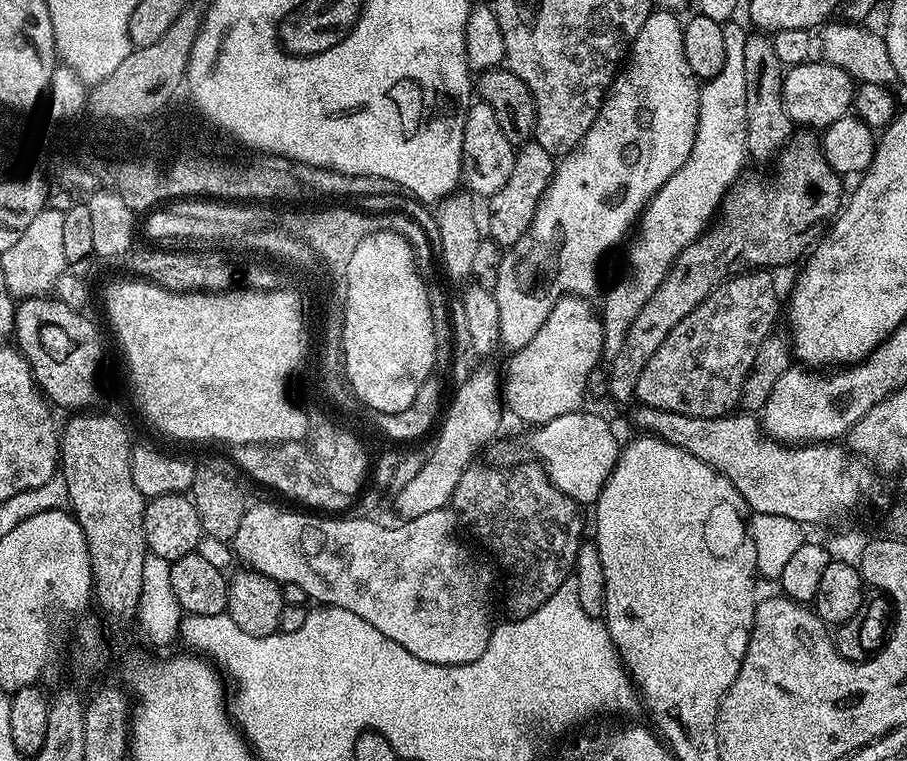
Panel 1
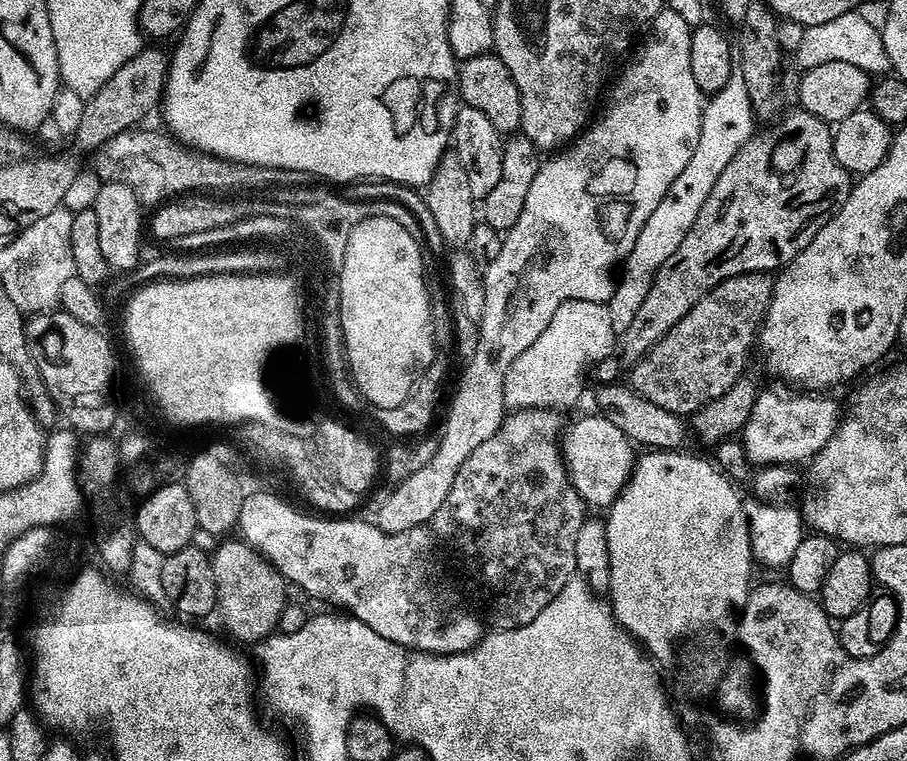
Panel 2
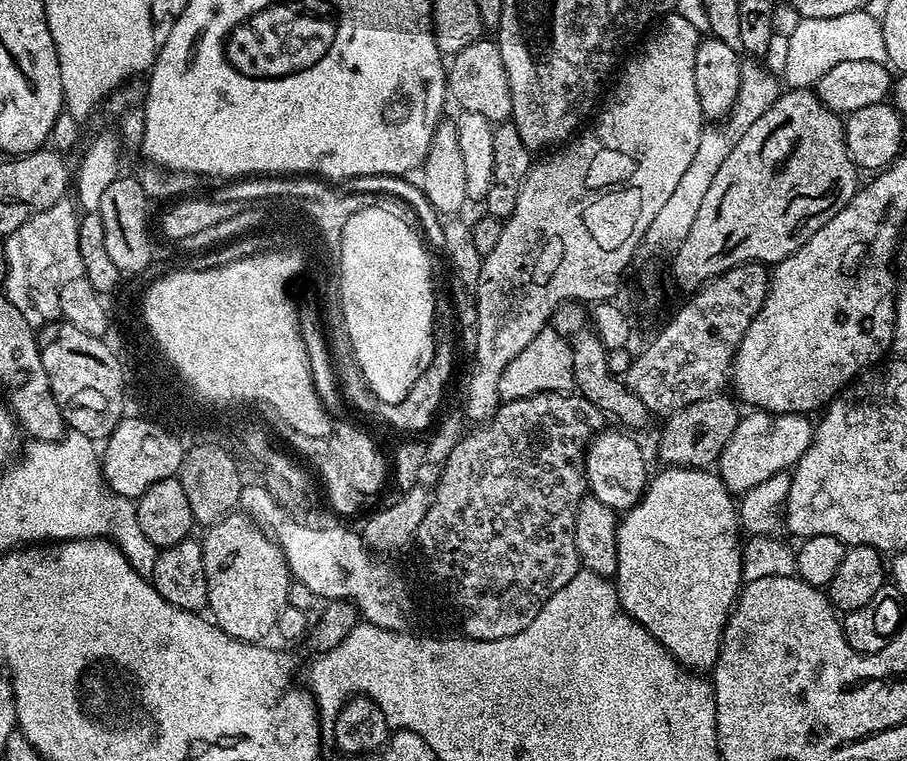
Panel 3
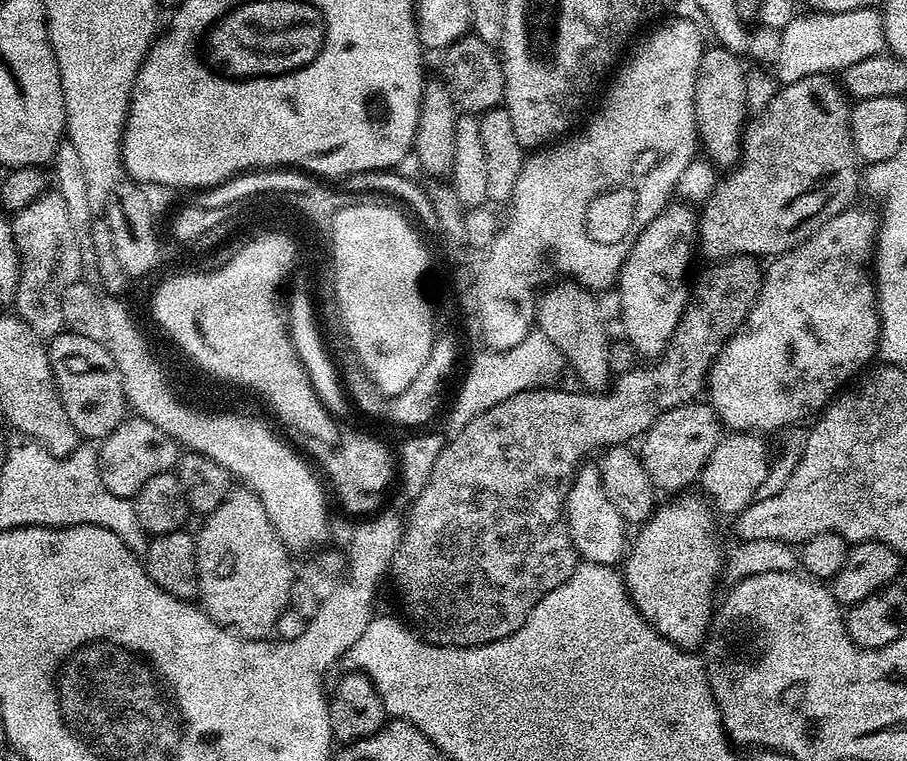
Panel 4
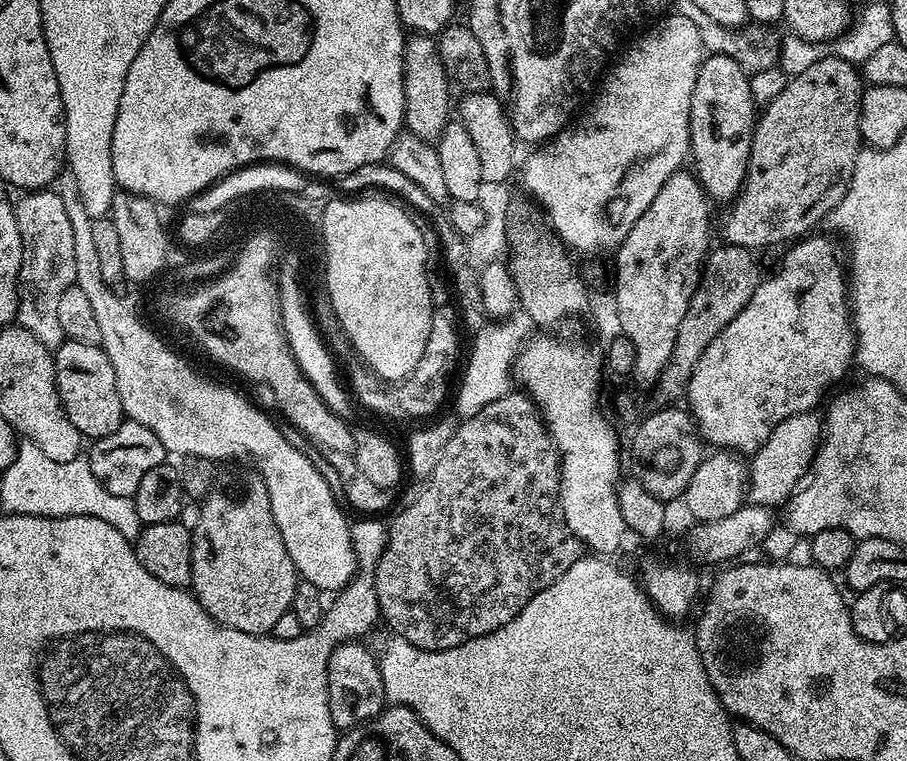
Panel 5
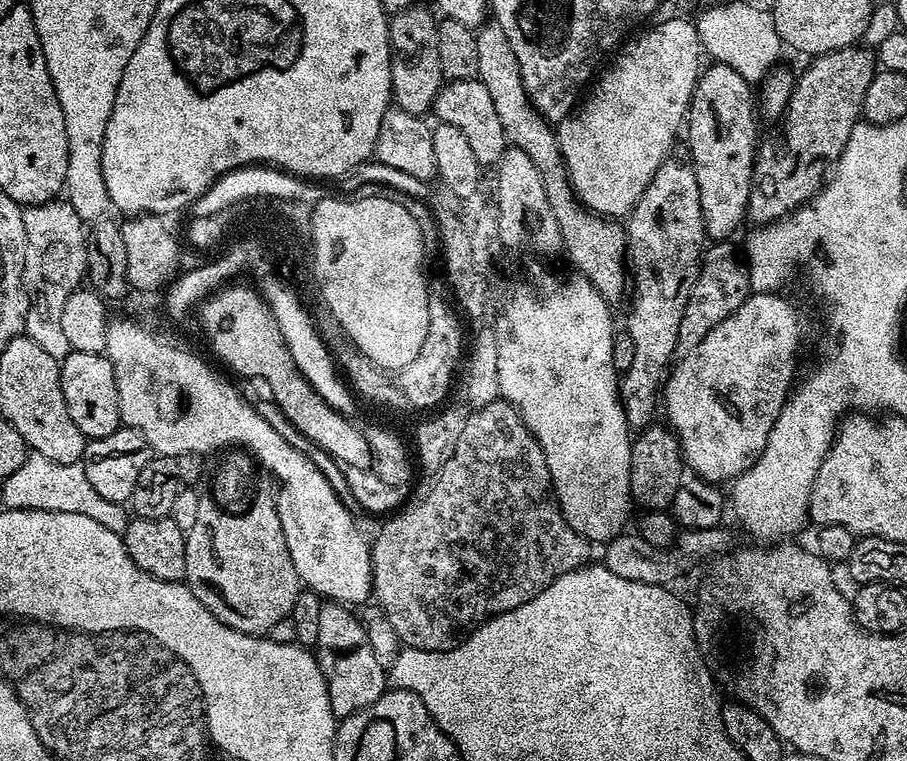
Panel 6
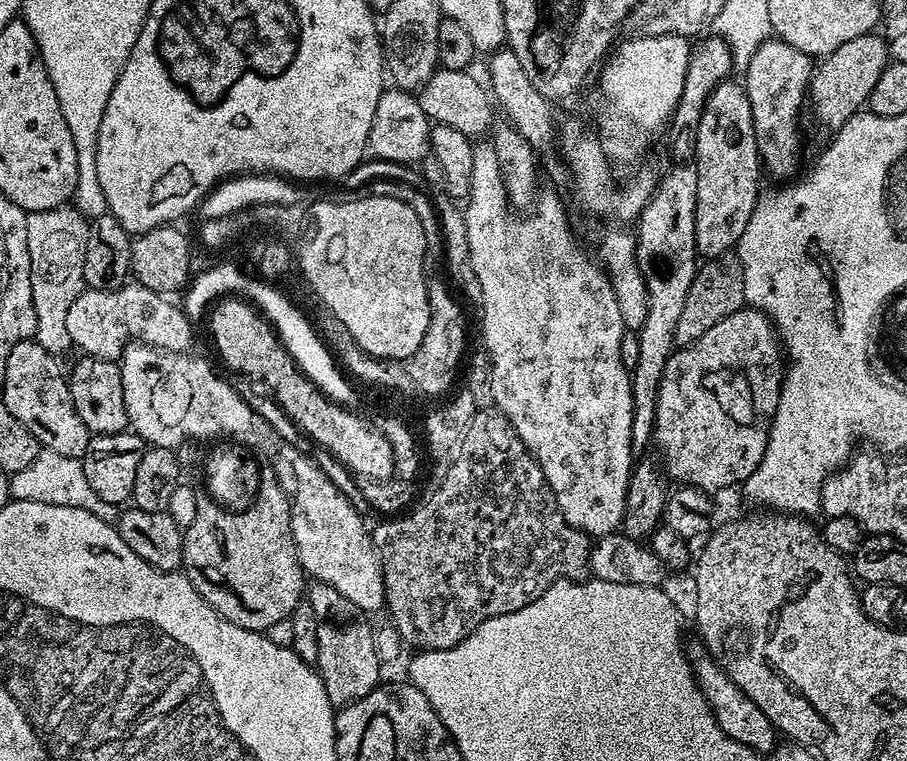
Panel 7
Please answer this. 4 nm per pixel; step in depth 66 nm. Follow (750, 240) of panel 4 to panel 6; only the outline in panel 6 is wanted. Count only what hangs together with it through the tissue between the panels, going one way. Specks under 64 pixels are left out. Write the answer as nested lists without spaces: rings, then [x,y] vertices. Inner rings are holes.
[[[853,46],[822,54],[809,64],[812,65],[801,76],[795,77],[792,97],[782,117],[784,148],[775,152],[772,148],[761,147],[756,167],[752,169],[752,193],[748,199],[747,219],[753,220],[753,225],[763,226],[781,220],[783,216],[807,204],[824,187],[830,166],[835,165],[836,159],[842,154],[854,126],[861,123],[866,89],[878,71],[878,56],[871,47]]]

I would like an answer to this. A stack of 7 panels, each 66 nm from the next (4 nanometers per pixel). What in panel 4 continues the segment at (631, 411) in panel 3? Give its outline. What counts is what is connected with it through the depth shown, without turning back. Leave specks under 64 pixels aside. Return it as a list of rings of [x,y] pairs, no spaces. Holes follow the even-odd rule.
[[[556,282],[539,293],[536,302],[535,327],[561,352],[569,369],[573,370],[583,389],[603,393],[611,383],[612,373],[608,364],[610,335],[604,329],[600,308],[591,291],[583,284]]]

